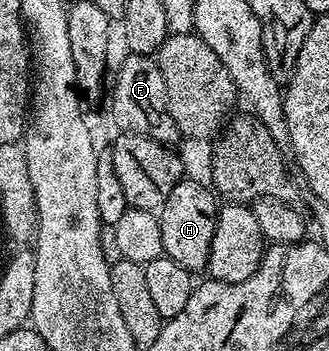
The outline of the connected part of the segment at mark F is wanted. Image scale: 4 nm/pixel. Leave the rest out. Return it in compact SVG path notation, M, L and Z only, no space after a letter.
M130 53L122 61L118 74L114 77L114 90L109 90L110 117L114 120L115 130L124 133L139 133L145 137L151 137L161 145L173 146L174 140L179 140L180 134L172 115L168 111L168 91L164 87L164 75L160 75L160 67L153 56L145 53Z

